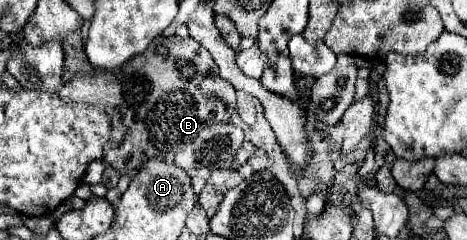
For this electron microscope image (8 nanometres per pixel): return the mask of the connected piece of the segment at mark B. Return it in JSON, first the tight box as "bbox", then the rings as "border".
{"bbox":[59,35,243,173],"border":[[[159,35],[151,41],[145,53],[129,59],[119,69],[99,69],[91,79],[71,79],[71,83],[65,83],[59,89],[59,96],[76,102],[103,105],[105,113],[111,119],[111,137],[105,143],[103,161],[115,167],[119,173],[131,173],[137,165],[143,165],[149,159],[177,163],[189,173],[215,161],[231,161],[243,143],[243,129],[229,125],[229,119],[235,111],[235,89],[219,77],[219,71],[215,67],[217,65],[211,53],[203,49],[195,39]]]}

